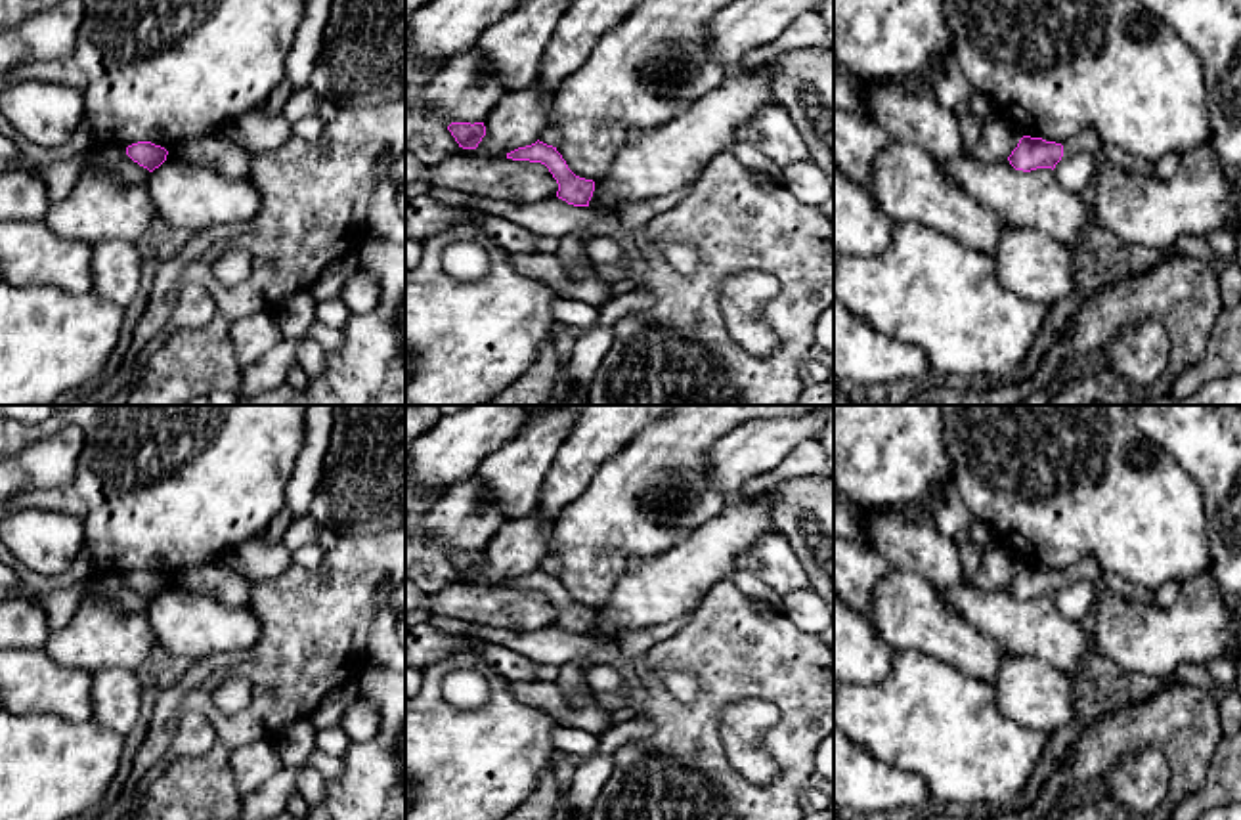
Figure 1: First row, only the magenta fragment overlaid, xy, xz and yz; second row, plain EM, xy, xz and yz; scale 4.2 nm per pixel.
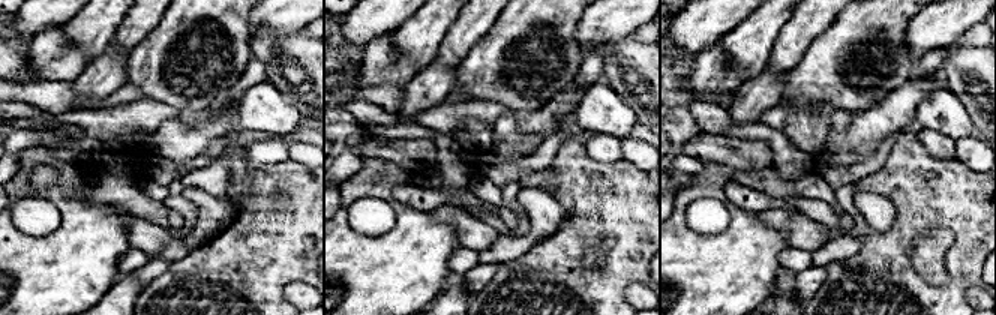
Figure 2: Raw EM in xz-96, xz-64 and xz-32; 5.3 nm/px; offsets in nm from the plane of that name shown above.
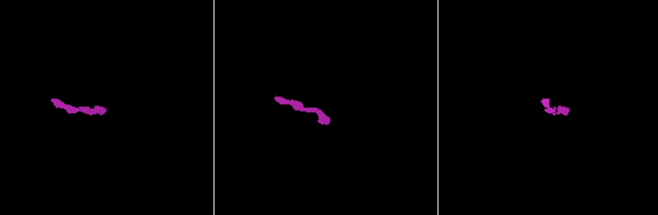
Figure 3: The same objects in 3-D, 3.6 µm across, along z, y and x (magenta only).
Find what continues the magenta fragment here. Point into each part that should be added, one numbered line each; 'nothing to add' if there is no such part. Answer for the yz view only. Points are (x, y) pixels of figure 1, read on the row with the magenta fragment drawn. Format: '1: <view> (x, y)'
1: yz (1087, 140)

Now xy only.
nothing to add

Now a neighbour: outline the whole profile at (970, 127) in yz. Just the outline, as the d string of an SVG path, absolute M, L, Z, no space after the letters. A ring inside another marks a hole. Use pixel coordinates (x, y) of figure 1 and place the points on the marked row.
M962 115L958 117L958 124L960 124L960 136L964 141L964 149L971 155L971 151L975 149L981 132L985 128L985 120L987 119L979 119L979 117L971 117L971 115Z

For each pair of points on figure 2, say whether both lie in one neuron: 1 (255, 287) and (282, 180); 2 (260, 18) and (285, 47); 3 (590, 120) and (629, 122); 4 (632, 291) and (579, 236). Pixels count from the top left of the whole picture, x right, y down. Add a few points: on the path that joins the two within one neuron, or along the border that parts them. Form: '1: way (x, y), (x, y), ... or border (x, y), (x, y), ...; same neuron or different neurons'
1: way (255, 260), (255, 255), (263, 248), (263, 206); same neuron
2: border (302, 27), (288, 33), (261, 27), (249, 39); different neurons
3: way (599, 120), (620, 120); same neuron
4: border (644, 284), (630, 284), (624, 291), (624, 299); different neurons

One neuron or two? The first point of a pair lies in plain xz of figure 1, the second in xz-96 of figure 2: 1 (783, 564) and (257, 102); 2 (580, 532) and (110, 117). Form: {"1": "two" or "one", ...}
{"1": "one", "2": "two"}

